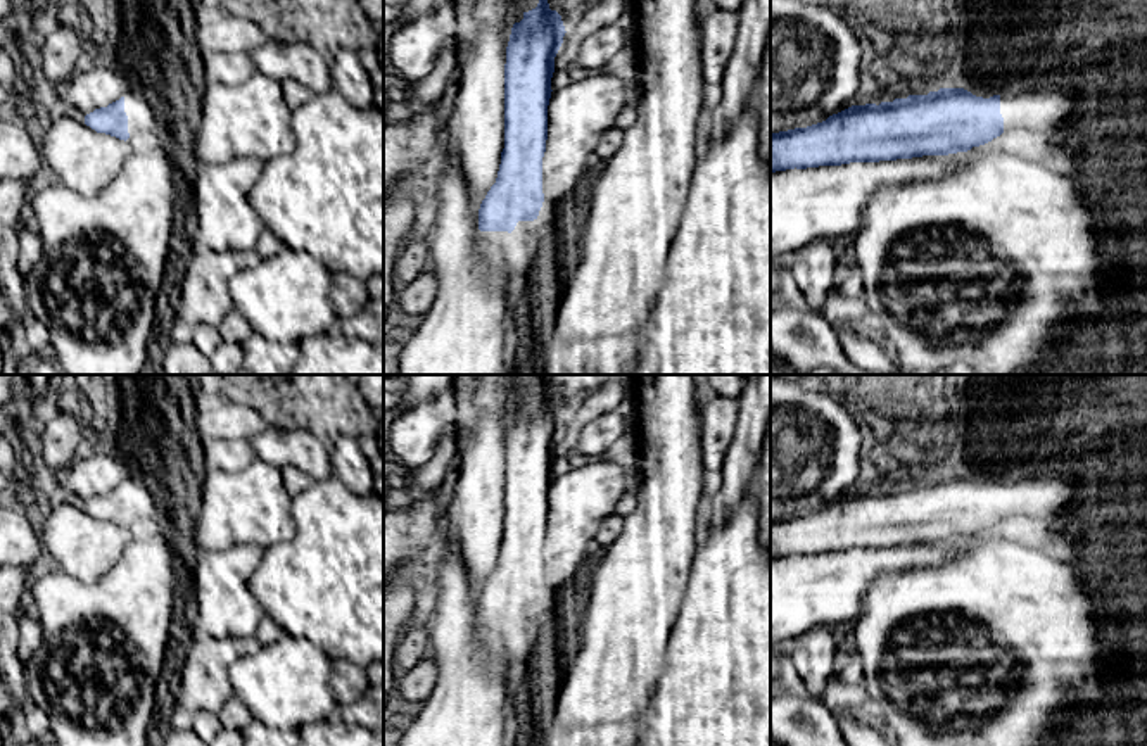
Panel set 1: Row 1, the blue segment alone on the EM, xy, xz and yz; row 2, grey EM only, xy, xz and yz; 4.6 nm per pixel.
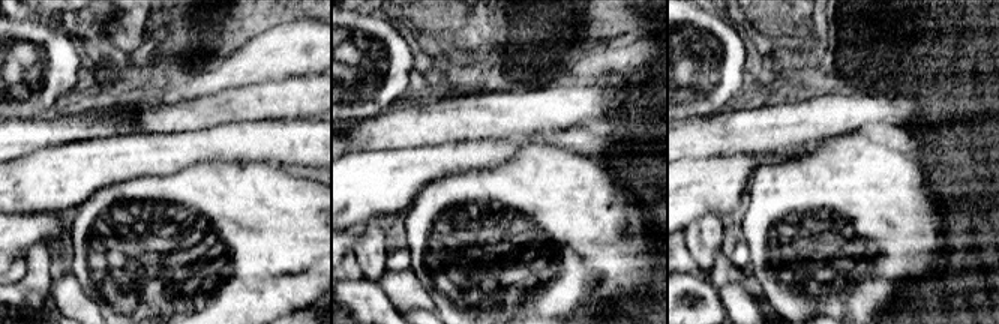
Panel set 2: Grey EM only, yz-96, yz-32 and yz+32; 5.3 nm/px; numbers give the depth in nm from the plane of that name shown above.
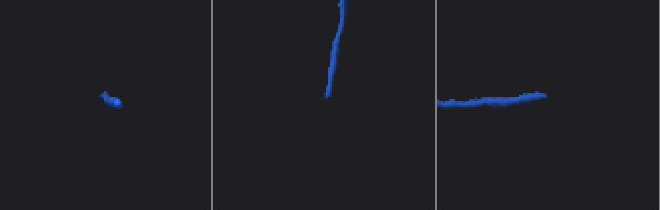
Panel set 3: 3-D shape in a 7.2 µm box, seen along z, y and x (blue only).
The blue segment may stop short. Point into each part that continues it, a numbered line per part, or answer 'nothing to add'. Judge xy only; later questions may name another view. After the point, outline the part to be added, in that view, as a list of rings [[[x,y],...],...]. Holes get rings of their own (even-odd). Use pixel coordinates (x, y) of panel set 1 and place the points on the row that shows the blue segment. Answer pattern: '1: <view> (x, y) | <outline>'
1: xy (140, 116) | [[[133,92],[124,95],[124,112],[128,116],[130,136],[138,133],[140,130],[154,128],[157,114],[152,109],[154,105],[147,98]]]

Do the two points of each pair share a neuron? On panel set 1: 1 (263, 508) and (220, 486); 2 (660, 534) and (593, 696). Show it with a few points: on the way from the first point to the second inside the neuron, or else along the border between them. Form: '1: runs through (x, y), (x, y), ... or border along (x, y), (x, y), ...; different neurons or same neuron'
1: runs through (253, 506), (240, 506), (230, 496); same neuron
2: runs through (645, 574), (636, 589), (621, 657); same neuron

